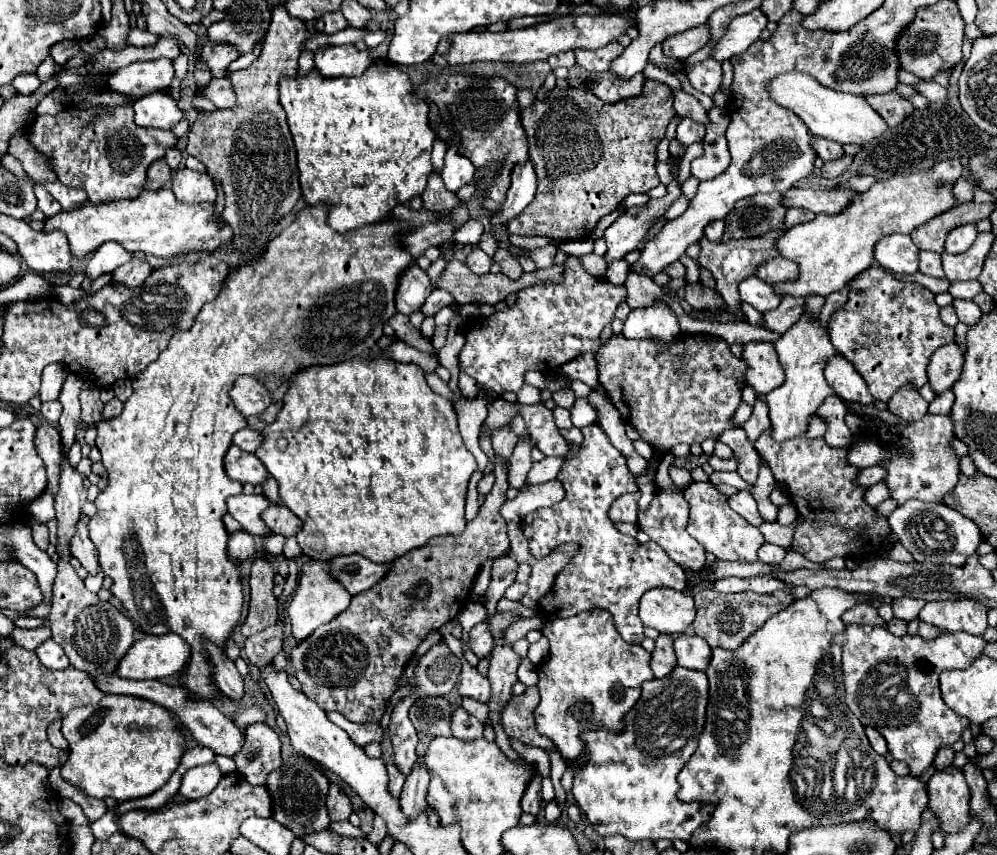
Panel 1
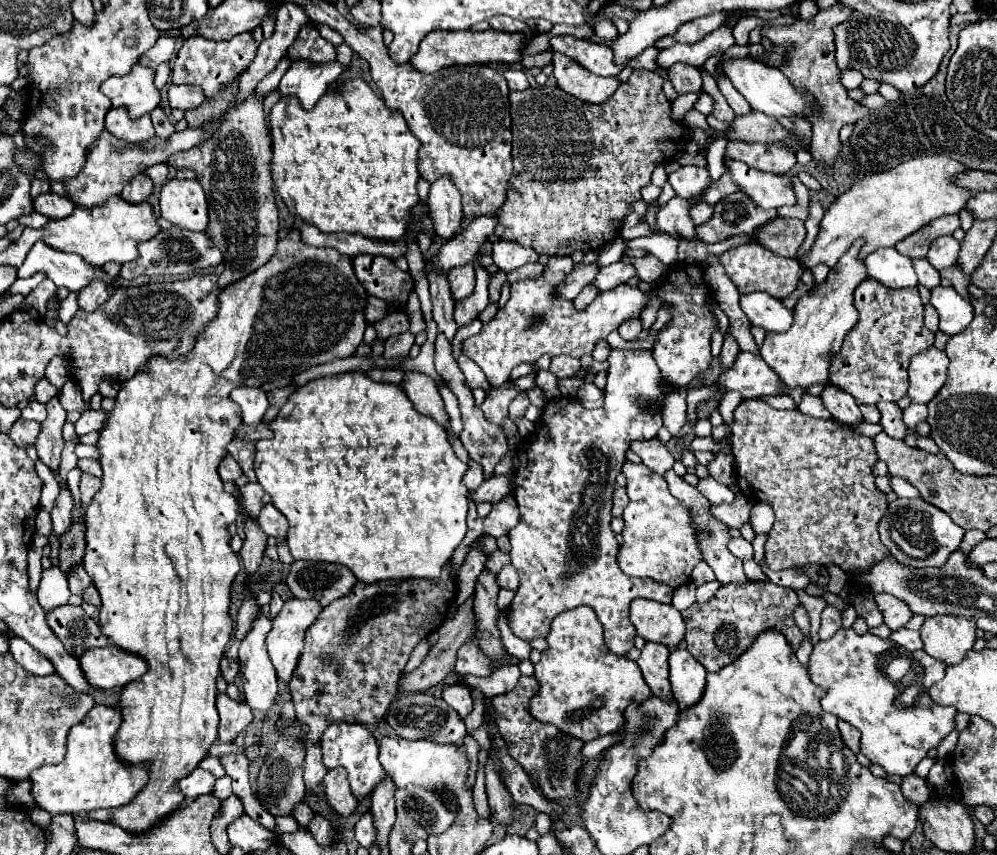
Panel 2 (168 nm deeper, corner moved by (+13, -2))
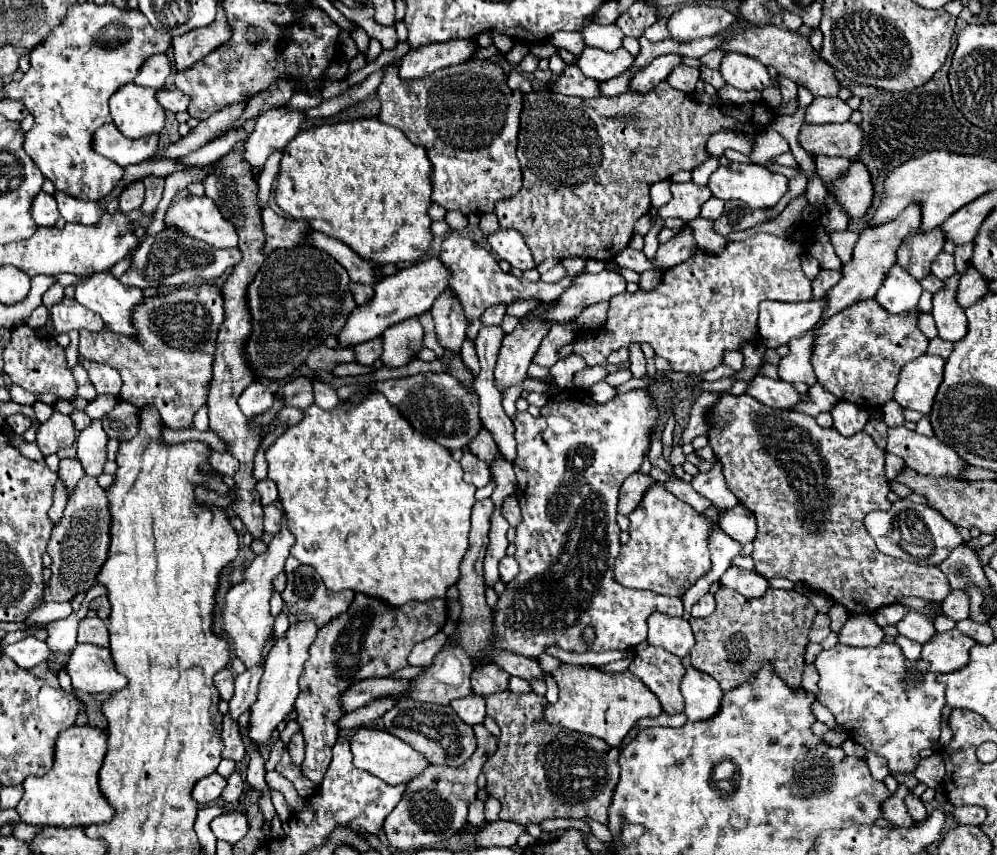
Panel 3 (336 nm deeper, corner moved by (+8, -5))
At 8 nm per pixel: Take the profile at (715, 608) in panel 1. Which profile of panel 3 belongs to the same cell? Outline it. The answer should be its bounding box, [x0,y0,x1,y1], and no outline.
[690,586,816,690]

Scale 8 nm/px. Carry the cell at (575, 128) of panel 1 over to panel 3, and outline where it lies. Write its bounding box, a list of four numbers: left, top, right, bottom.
[494,82,774,262]

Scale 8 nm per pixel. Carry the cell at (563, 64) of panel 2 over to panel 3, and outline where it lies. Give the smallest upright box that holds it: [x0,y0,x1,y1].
[550,64,600,98]

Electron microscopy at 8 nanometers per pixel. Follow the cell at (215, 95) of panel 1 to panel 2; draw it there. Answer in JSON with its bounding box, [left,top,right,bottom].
[167,85,205,109]

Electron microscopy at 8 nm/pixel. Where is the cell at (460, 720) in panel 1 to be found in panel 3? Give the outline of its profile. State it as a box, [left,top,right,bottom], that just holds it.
[468,798,484,826]

